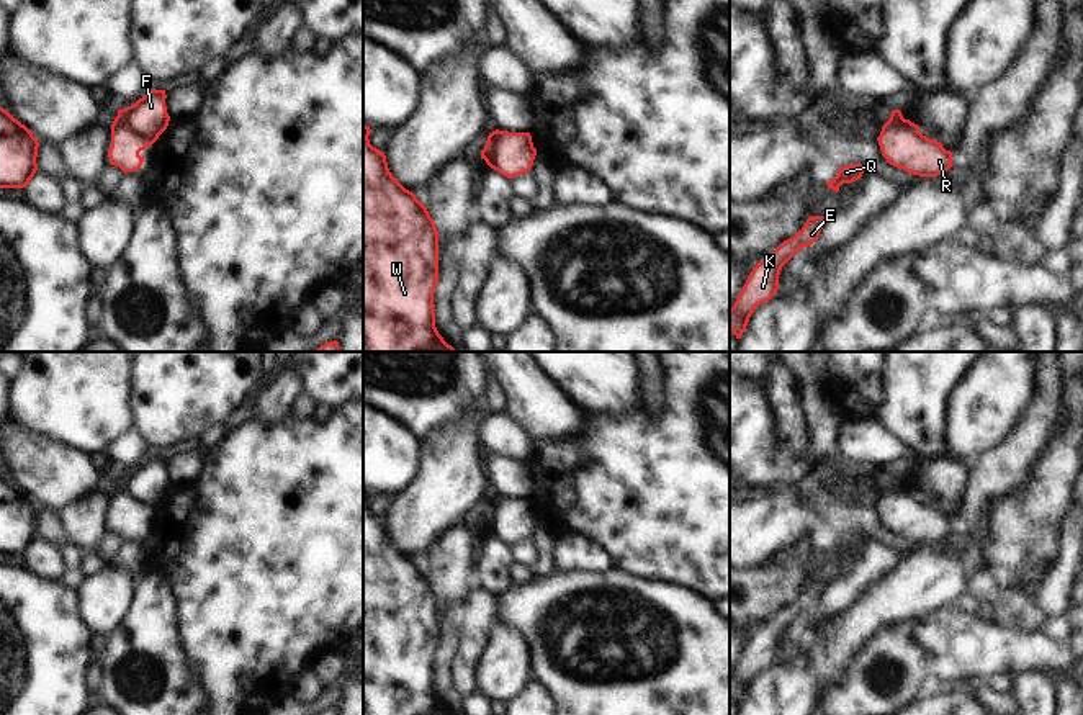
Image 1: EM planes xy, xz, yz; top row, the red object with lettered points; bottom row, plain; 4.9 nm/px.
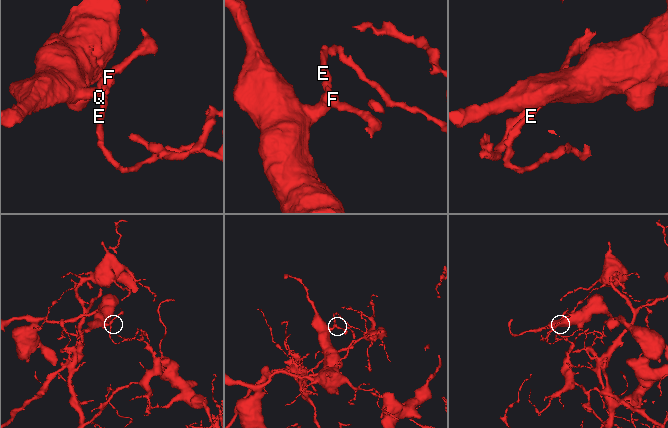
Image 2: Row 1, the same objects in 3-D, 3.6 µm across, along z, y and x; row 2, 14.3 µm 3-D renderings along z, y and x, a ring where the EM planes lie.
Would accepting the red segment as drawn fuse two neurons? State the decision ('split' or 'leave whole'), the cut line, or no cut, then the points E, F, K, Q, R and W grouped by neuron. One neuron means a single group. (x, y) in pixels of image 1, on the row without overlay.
split; cut xy (116, 483), (144, 514); groups E F K Q / R W

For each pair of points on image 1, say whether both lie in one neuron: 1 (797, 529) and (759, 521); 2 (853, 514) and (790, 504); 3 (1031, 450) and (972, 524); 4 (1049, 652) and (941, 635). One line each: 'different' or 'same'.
1: same
2: different
3: same
4: same

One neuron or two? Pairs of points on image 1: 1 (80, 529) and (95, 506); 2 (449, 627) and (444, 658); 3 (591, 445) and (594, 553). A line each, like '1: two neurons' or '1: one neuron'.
1: one neuron
2: one neuron
3: two neurons

